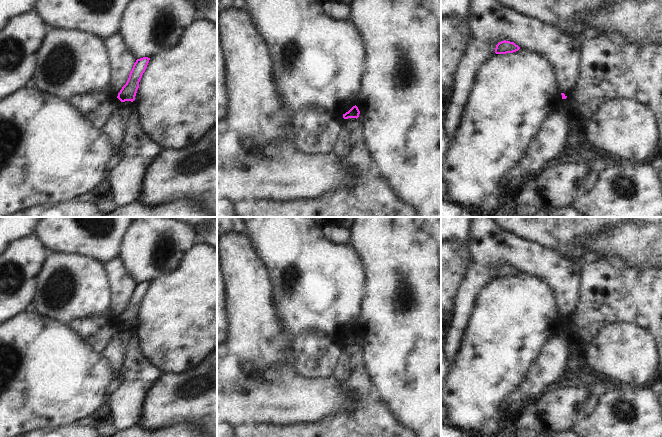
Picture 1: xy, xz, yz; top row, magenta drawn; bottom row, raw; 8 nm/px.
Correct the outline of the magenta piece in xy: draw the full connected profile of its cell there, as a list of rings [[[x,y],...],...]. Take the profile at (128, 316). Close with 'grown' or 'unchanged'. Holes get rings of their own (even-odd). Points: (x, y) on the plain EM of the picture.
[[[143,281],[136,284],[129,298],[129,302],[126,308],[122,311],[122,313],[118,317],[117,322],[121,326],[125,325],[133,326],[135,324],[135,320],[139,312],[139,306],[142,302],[143,297],[147,292],[149,284],[150,282],[148,281]]]; unchanged

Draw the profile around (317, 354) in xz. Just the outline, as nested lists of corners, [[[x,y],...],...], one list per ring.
[[[304,331],[293,341],[296,358],[293,361],[295,372],[305,378],[328,378],[333,376],[337,368],[337,359],[341,356],[342,338],[332,338],[320,331]]]

